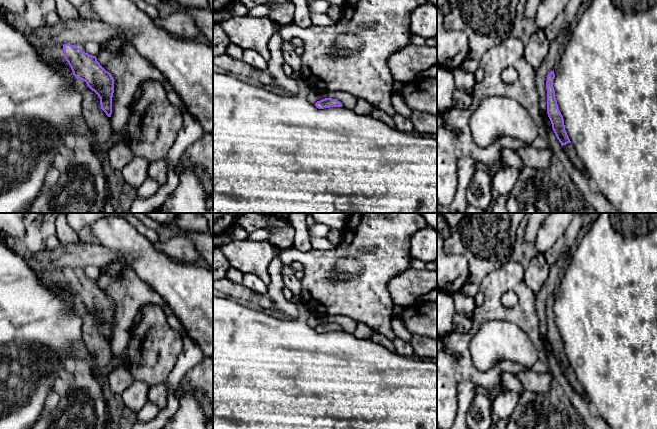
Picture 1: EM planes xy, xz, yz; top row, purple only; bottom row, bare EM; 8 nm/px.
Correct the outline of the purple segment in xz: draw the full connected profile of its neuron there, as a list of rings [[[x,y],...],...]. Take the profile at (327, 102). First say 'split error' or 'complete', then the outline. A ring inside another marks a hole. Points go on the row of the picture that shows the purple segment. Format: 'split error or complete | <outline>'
split error | [[[311,90],[307,100],[319,109],[343,106],[337,99],[327,98],[325,92],[321,90]]]

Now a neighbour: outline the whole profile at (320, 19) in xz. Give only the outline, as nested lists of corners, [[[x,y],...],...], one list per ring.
[[[310,10],[310,17],[313,25],[325,27],[335,24],[326,13],[317,13],[313,10]]]

